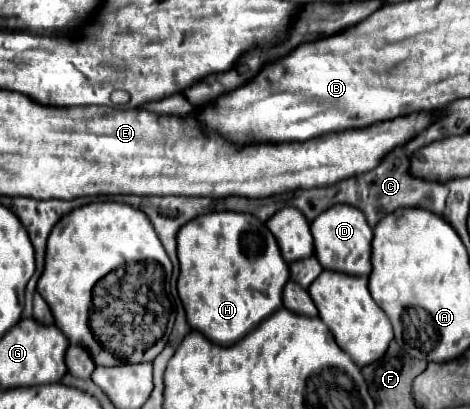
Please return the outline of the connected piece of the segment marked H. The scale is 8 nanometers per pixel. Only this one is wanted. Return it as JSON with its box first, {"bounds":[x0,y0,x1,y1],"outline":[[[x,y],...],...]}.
{"bounds":[177,212,289,346],"outline":[[[211,212],[187,222],[177,234],[177,254],[181,274],[177,282],[179,298],[187,312],[187,322],[215,344],[229,346],[247,336],[261,320],[271,316],[281,304],[283,286],[289,280],[289,266],[281,256],[275,236],[251,214],[243,212]]]}

